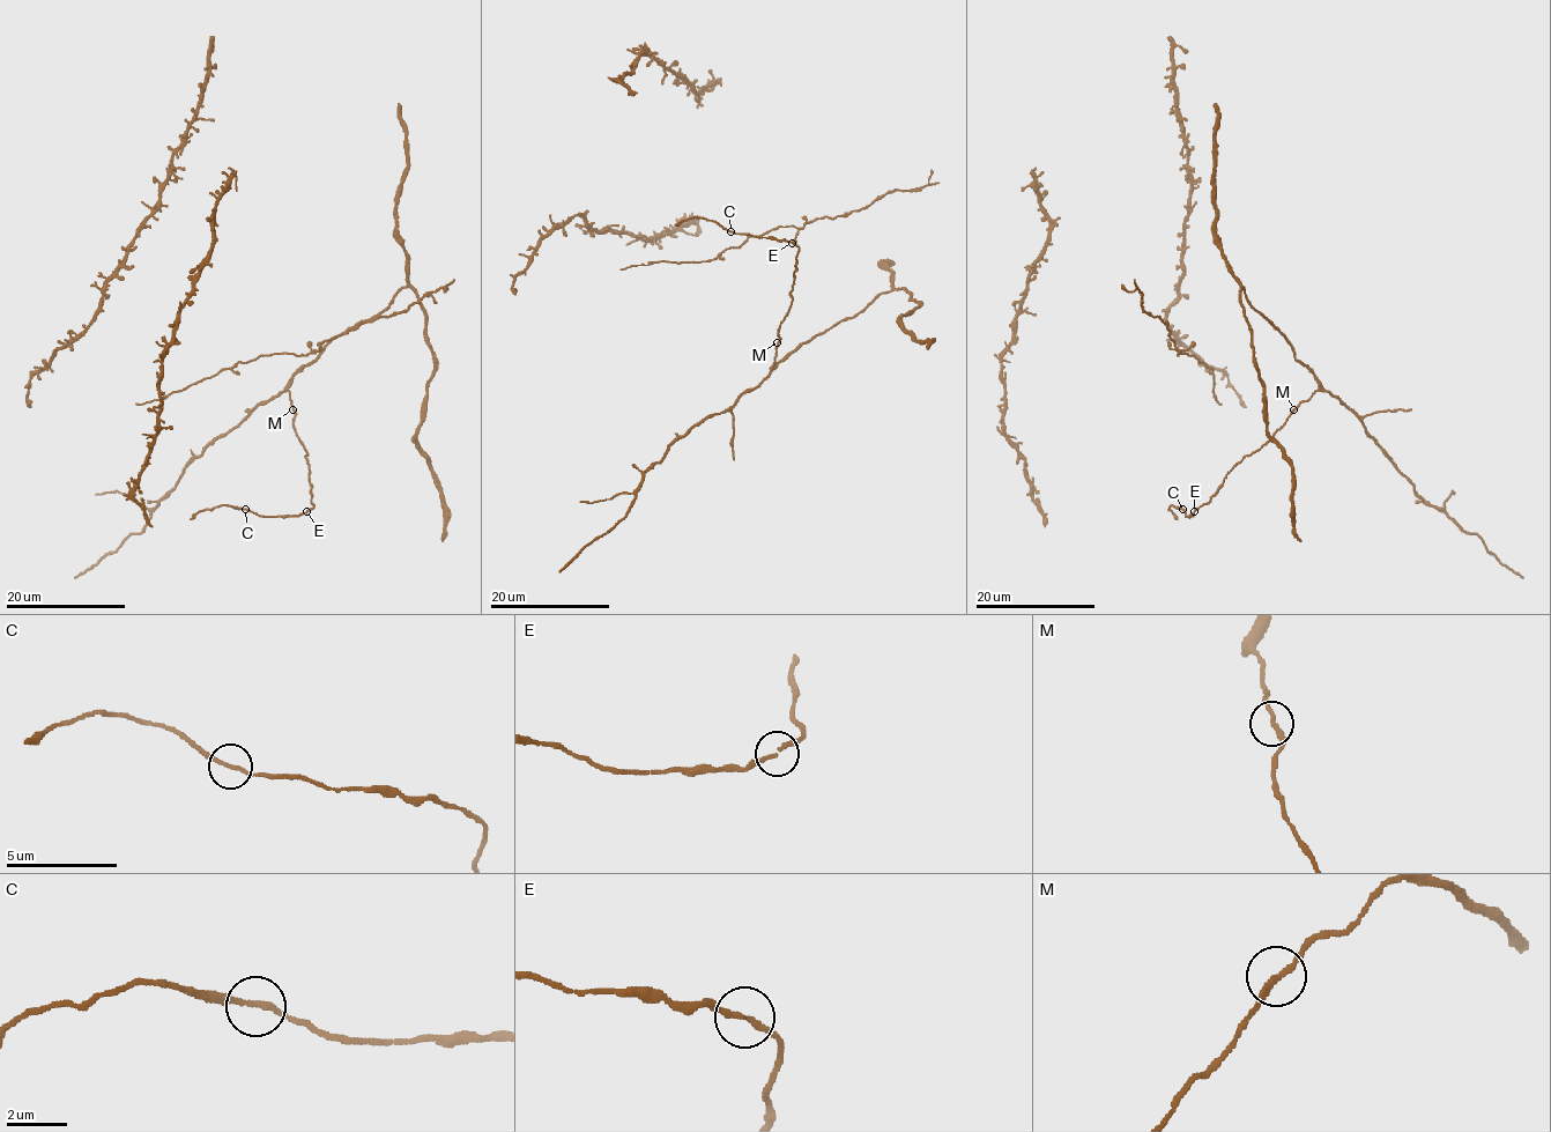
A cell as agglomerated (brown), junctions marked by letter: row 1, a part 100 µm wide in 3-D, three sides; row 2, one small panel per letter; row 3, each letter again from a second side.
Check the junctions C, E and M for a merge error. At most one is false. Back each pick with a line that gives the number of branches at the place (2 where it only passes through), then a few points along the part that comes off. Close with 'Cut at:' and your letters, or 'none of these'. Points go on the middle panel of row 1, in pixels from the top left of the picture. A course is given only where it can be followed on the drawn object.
Cut at: none of these

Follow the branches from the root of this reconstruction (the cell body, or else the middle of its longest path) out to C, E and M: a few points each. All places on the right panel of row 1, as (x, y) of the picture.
C: (1273, 325), (1319, 387), (1233, 467), (1207, 503), (1189, 517), (1182, 509)
E: (1273, 325), (1291, 346), (1295, 357), (1314, 375), (1319, 387), (1259, 449), (1245, 456), (1218, 491), (1194, 512)
M: (1273, 325), (1291, 346), (1295, 357), (1319, 383), (1316, 390), (1293, 408)

